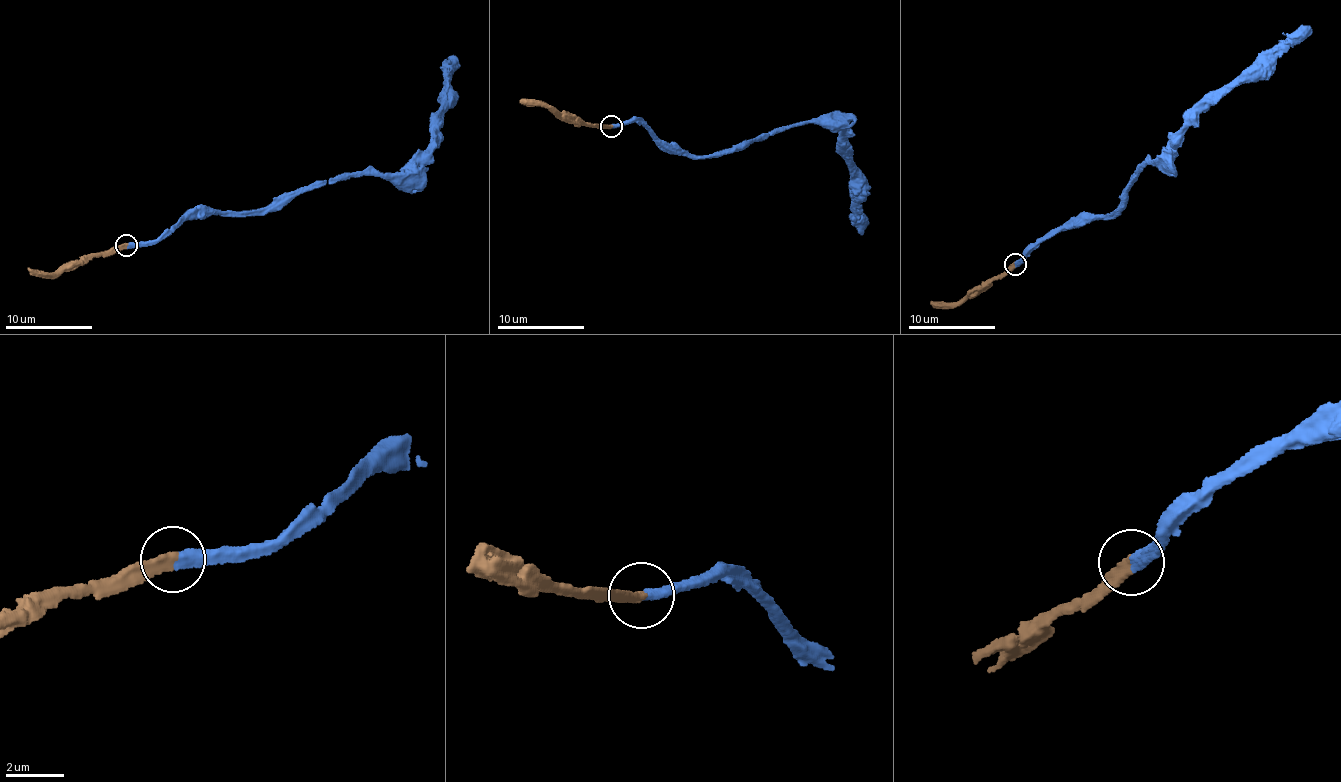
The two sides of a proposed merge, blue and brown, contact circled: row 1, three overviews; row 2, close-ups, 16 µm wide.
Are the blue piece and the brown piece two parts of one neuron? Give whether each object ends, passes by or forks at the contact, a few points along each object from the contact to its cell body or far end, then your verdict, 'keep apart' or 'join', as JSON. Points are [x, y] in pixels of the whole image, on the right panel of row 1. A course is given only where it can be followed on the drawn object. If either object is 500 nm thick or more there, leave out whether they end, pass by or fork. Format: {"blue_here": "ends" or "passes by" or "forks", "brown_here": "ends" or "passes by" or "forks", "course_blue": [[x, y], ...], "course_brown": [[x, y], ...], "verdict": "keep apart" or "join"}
{"blue_here": "ends", "brown_here": "ends", "course_blue": [[1015, 263], [1062, 228], [1117, 215], [1144, 165], [1166, 161], [1191, 116], [1310, 25]], "course_brown": [[1014, 263], [956, 302], [930, 301]], "verdict": "join"}

